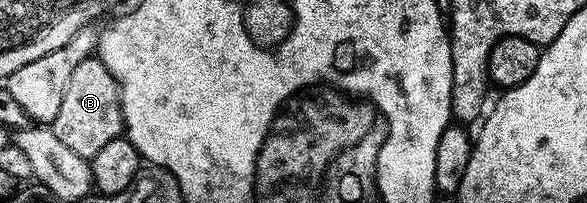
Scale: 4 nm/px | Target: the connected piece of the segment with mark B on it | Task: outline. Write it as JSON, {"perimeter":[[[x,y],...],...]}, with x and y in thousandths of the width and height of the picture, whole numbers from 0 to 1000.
{"perimeter":[[[165,276],[138,296],[118,374],[118,433],[111,433],[111,478],[104,493],[104,552],[97,552],[97,591],[90,635],[106,700],[131,768],[157,783],[186,709],[186,690],[204,675],[211,655],[210,517],[203,488],[199,394],[179,335],[179,315]]]}

